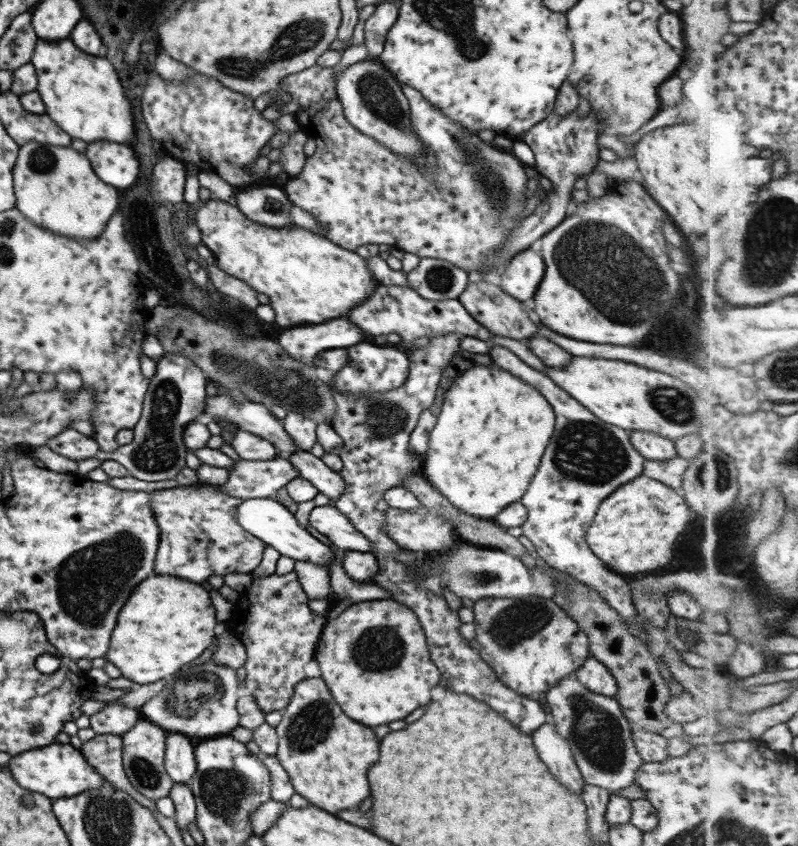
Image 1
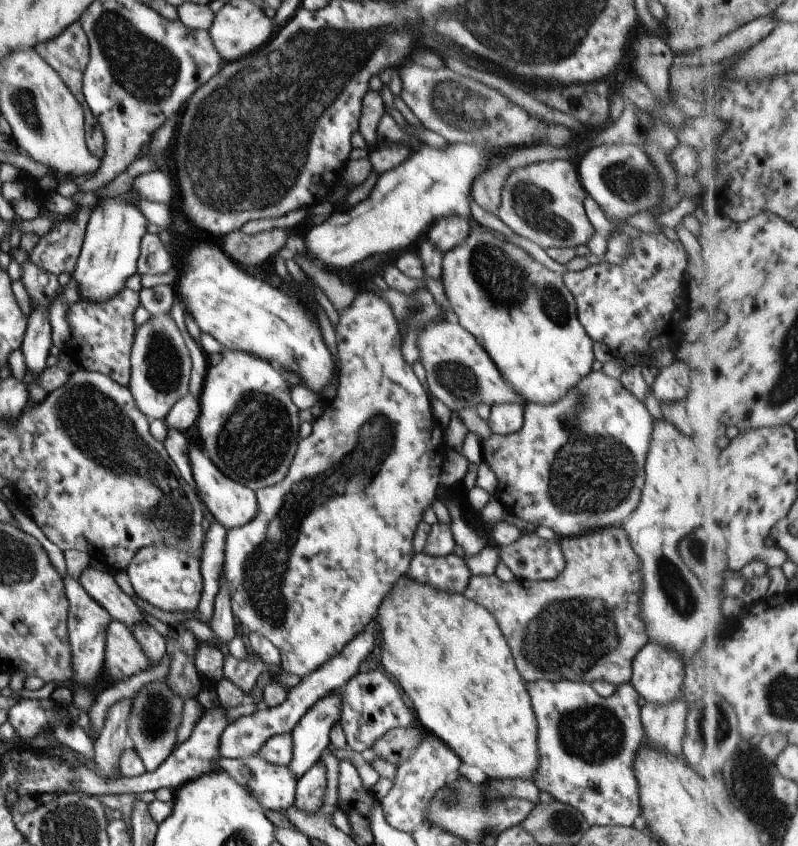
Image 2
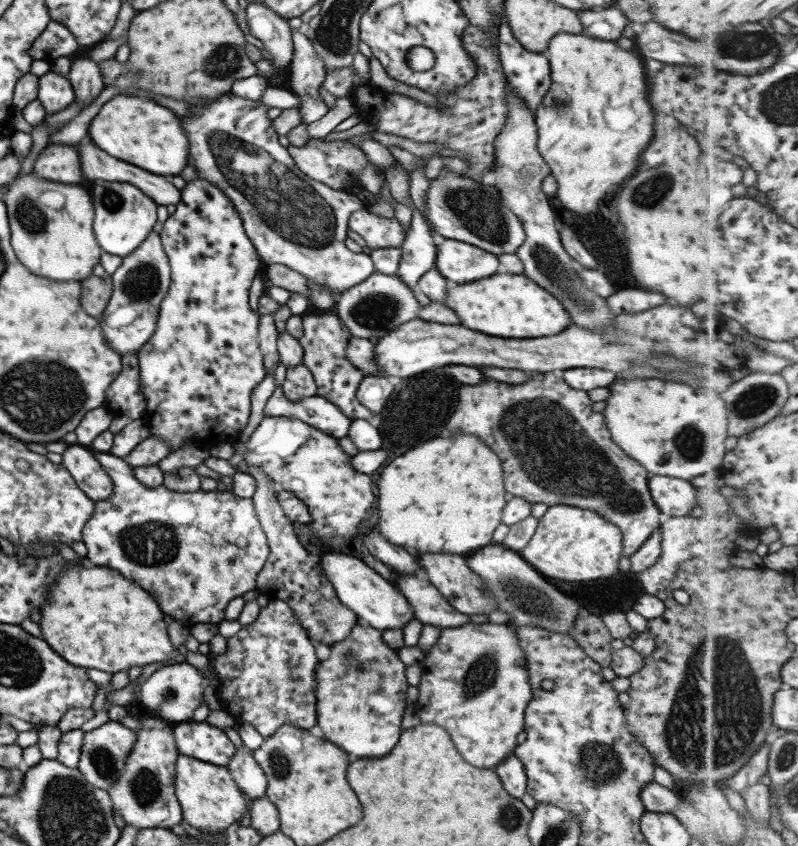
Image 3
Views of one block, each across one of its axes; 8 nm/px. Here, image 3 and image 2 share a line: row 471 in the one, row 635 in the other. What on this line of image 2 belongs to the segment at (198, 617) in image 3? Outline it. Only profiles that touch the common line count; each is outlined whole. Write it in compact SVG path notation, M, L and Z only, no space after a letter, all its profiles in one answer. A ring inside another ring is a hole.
M120 621L110 622L106 626L106 650L104 660L104 672L98 691L104 692L108 688L116 686L134 676L148 670L160 662L152 662L148 654L142 652L142 646L136 640L129 627Z

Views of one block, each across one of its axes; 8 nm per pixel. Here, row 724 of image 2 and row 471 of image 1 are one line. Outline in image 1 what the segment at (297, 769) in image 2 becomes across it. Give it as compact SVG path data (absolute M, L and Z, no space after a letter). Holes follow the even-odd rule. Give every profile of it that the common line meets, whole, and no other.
M298 451L288 456L292 466L298 471L298 477L309 480L329 499L337 498L345 491L345 482L341 474L328 468L321 458L308 451Z

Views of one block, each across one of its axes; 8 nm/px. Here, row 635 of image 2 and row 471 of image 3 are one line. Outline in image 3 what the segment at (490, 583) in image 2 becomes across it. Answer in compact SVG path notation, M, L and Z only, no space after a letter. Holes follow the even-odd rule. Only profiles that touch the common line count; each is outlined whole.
M554 372L538 374L538 376L534 376L534 380L530 380L526 384L520 384L520 386L510 386L510 384L500 384L500 382L482 382L480 386L462 386L456 412L458 414L452 414L450 422L446 424L448 430L452 434L462 432L462 434L472 434L472 436L478 436L480 440L484 440L484 444L502 460L504 484L509 496L519 496L532 504L542 502L542 504L547 504L549 507L554 506L554 504L574 505L575 507L598 513L602 518L606 518L614 526L620 528L620 532L623 534L621 556L634 554L652 536L652 532L658 530L661 525L660 521L658 521L660 510L654 500L652 500L650 489L648 488L649 472L637 460L626 456L626 453L622 452L622 449L618 448L618 445L614 444L613 440L610 440L611 436L608 428L606 428L604 414L592 410L592 400L590 400L588 393L571 388L562 378L558 378Z

